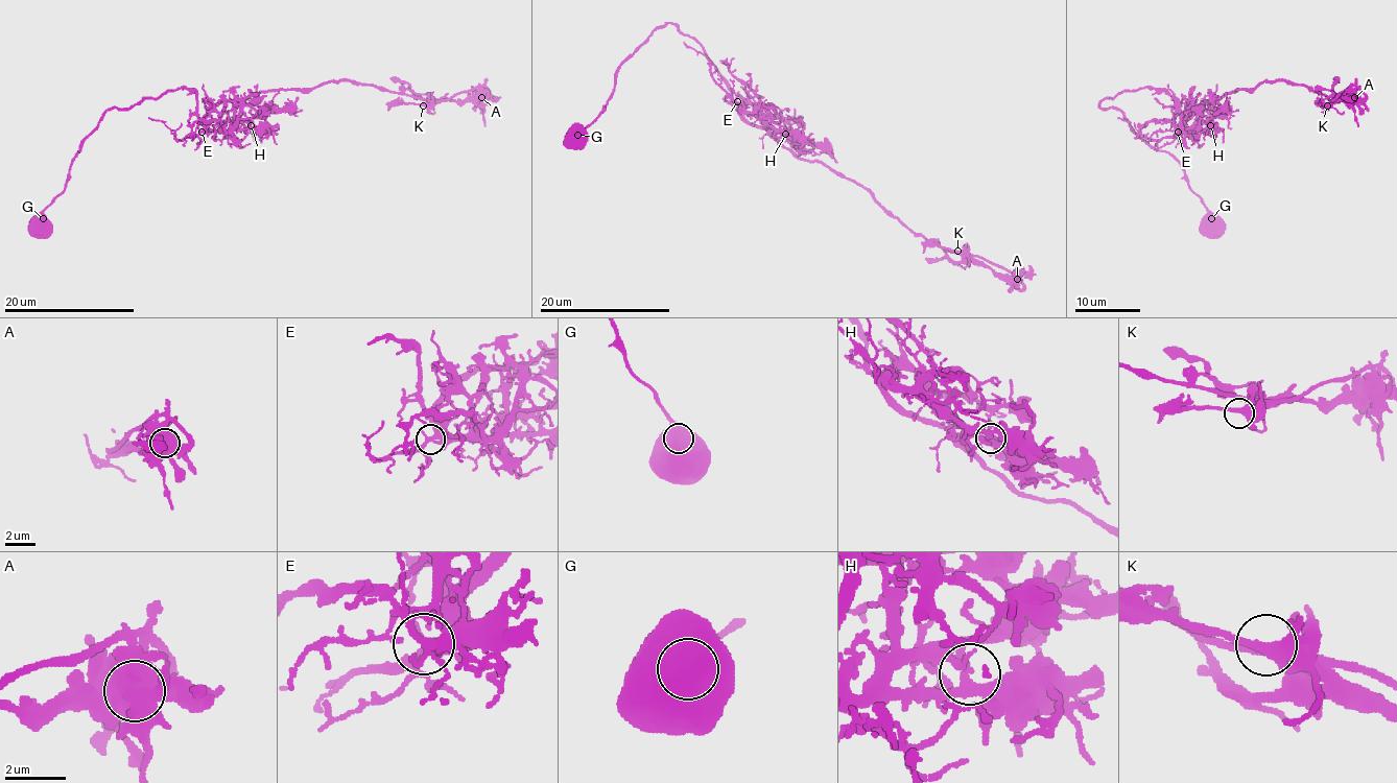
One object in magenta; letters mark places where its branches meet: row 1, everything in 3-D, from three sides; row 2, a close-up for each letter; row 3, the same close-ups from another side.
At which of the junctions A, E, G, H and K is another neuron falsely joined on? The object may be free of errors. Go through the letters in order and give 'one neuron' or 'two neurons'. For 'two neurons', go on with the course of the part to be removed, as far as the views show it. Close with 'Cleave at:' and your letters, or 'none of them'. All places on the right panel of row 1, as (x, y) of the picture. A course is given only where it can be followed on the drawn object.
A: one neuron
E: one neuron
G: one neuron
H: one neuron
K: one neuron
Cleave at: none of them

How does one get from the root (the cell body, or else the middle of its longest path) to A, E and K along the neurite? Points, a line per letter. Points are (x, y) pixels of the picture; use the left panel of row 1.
A: (41, 226), (99, 118), (167, 91), (190, 89), (202, 118), (225, 100), (332, 81), (423, 99), (481, 97)
E: (41, 226), (42, 211), (67, 185), (79, 144), (108, 111), (187, 88), (196, 96), (202, 132)
K: (41, 226), (79, 144), (115, 108), (187, 88), (202, 118), (225, 100), (332, 81), (376, 85), (423, 105)

